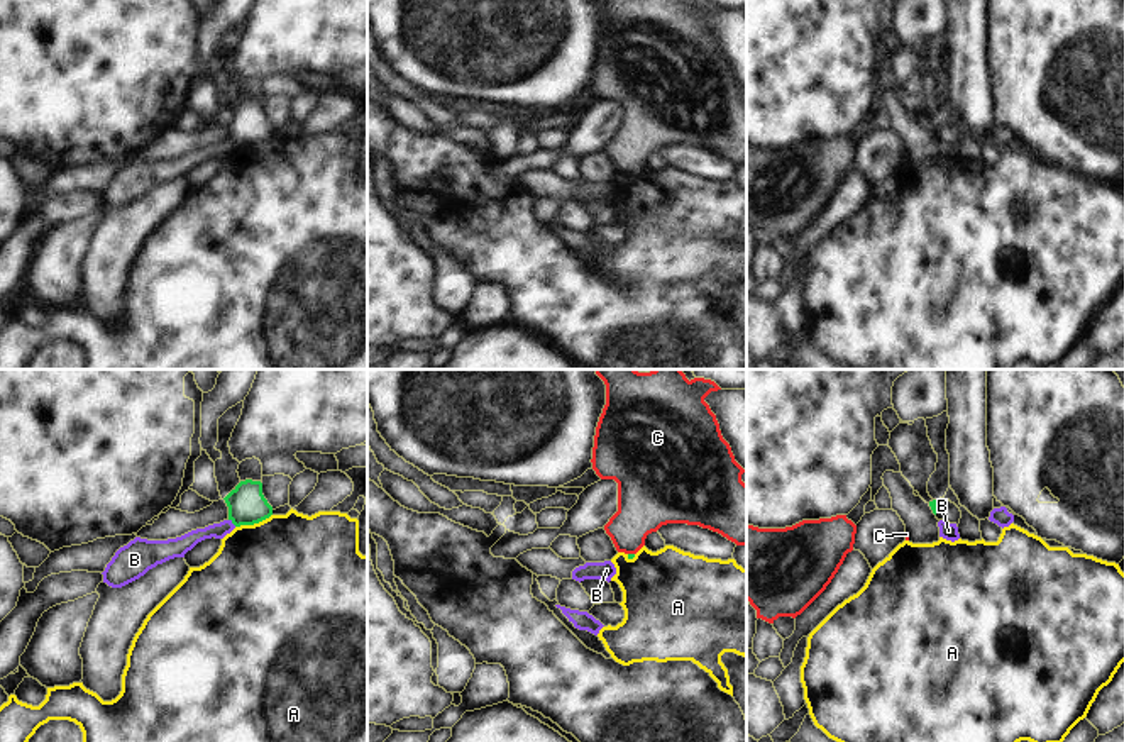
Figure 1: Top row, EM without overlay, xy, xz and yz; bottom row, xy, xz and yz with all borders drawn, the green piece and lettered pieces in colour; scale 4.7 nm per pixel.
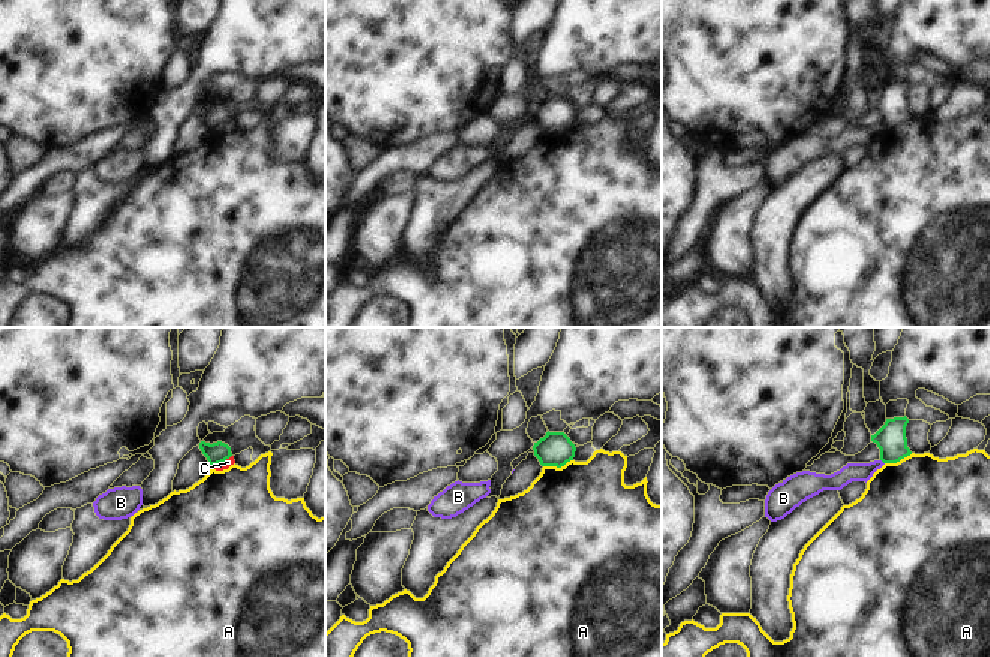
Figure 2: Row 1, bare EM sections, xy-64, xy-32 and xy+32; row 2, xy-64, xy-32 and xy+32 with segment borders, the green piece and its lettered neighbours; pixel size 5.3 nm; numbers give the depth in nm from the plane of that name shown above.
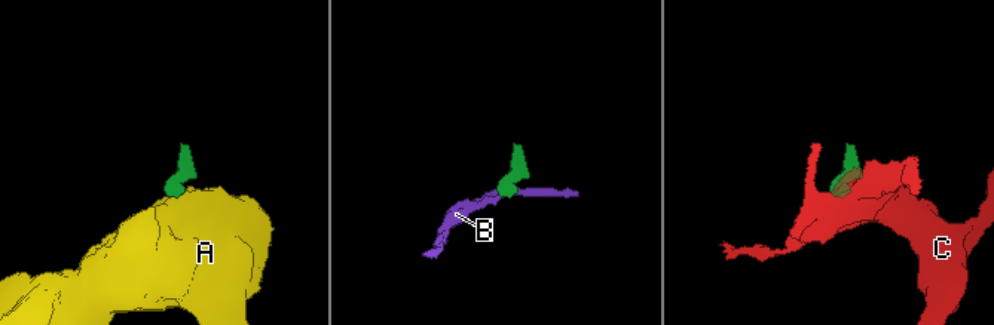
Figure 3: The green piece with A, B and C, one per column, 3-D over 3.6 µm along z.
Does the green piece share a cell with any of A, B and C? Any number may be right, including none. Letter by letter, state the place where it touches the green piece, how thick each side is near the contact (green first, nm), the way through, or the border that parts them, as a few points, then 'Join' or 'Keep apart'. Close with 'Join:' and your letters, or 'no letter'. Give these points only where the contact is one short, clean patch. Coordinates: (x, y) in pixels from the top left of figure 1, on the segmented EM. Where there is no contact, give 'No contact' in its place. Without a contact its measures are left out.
A: Touches green at xy (253, 524). Thickness 180 nm (green) against 500 nm. Boundary: xy (271, 514), (258, 522), (236, 527). Keep apart
B: Touches green at xy (232, 522). Thickness 180 nm (green) against 80 nm. Boundary: xy (229, 519), (236, 526). Keep apart
C: Touches green at xz (632, 554). Thickness 30 nm (green) against 260 nm. Boundary: xz (628, 553), (633, 554). Keep apart
Join: no letter.

